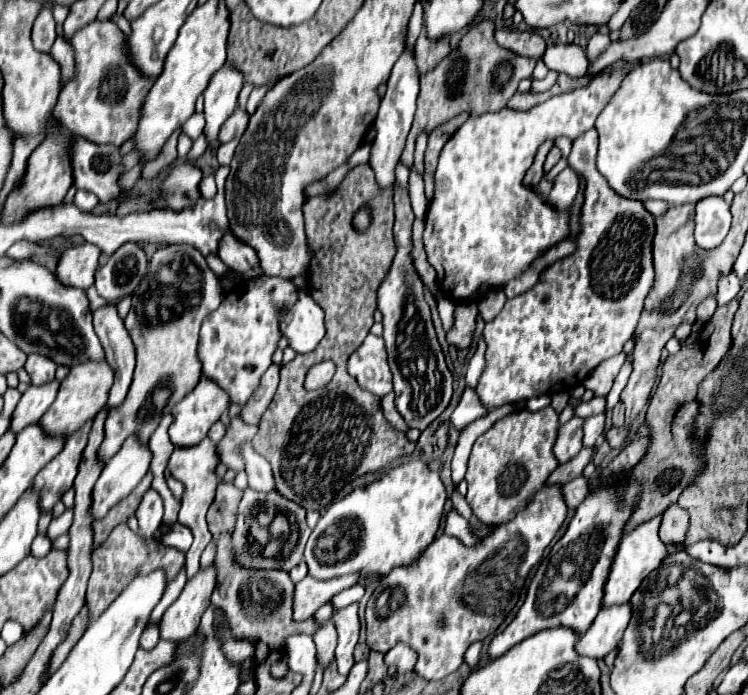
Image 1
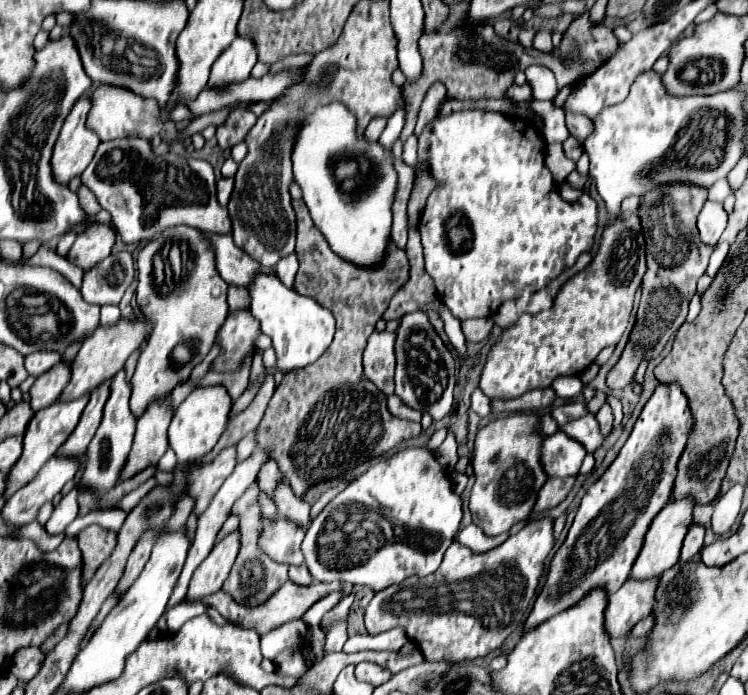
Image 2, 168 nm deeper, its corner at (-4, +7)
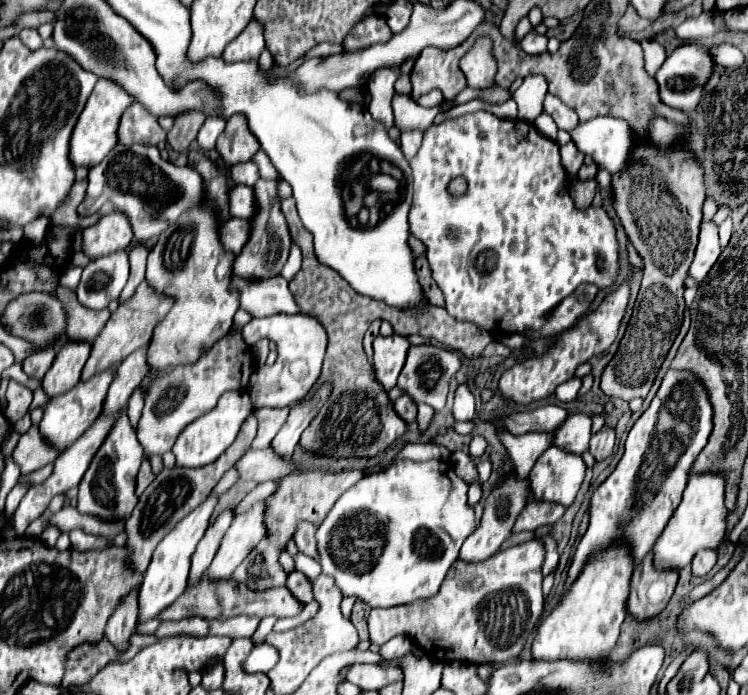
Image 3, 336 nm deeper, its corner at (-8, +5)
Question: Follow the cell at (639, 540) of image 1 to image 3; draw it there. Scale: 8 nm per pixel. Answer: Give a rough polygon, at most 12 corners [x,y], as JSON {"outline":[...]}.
{"outline":[[692,474],[652,548],[680,570],[724,540],[724,478]]}

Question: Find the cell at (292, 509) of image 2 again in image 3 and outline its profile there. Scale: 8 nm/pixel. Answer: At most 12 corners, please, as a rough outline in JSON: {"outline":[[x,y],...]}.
{"outline":[[298,522],[294,542],[300,552],[318,558],[314,524]]}

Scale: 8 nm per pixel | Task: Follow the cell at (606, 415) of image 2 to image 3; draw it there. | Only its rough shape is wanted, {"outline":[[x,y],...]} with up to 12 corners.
{"outline":[[598,430],[590,440],[590,454],[600,462],[612,454],[616,430]]}

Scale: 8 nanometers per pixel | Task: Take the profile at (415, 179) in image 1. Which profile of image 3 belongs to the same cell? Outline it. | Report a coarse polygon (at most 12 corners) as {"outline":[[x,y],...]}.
{"outline":[[420,130],[402,132],[400,148],[408,160],[422,144]]}

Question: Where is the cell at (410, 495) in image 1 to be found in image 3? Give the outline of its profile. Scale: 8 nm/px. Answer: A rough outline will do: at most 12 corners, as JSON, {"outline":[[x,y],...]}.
{"outline":[[442,460],[346,490],[316,530],[344,596],[434,596],[476,528]]}

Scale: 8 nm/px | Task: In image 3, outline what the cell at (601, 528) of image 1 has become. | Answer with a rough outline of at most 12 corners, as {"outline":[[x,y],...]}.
{"outline":[[668,370],[590,498],[562,594],[626,546],[638,566],[712,432],[692,372]]}

